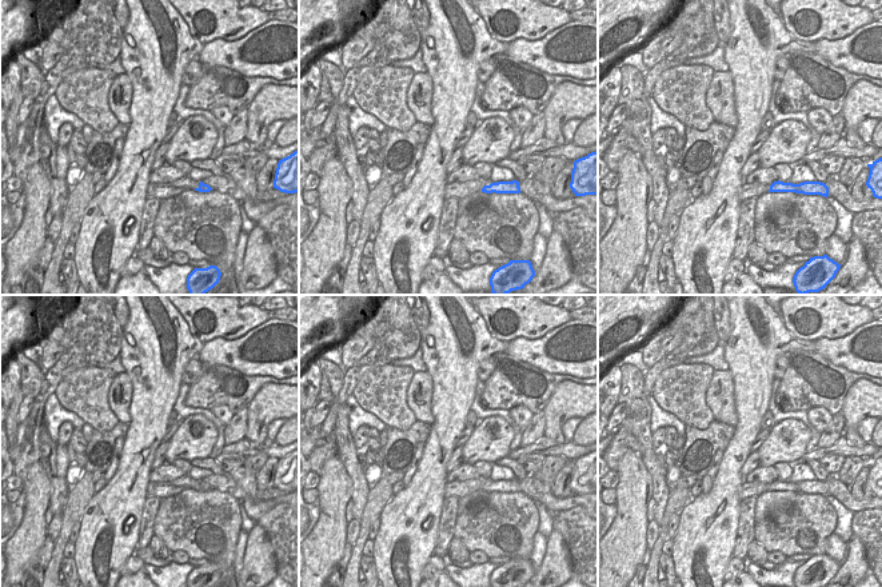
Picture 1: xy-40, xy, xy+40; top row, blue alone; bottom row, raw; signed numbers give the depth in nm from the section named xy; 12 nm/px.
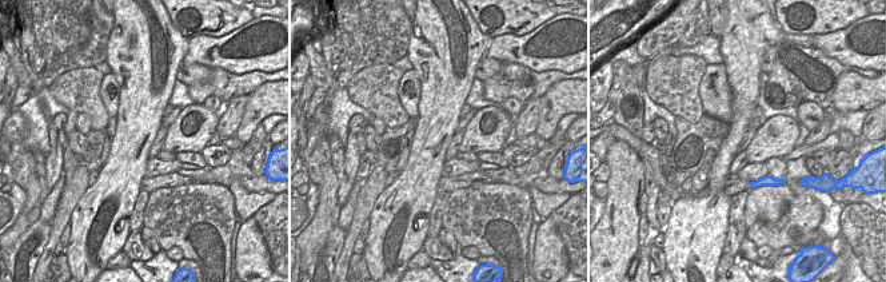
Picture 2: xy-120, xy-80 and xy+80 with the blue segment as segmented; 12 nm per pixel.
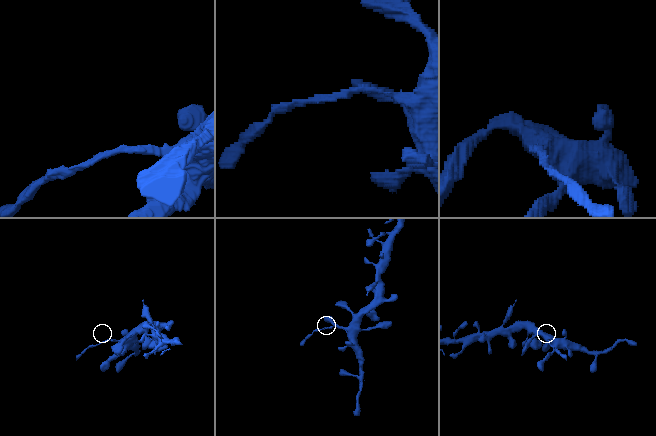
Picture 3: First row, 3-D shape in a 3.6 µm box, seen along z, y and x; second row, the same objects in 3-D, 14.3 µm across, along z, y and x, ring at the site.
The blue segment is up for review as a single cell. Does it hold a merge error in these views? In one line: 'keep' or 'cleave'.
cleave

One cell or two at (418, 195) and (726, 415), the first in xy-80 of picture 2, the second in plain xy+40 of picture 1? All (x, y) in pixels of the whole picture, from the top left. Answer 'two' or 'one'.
two

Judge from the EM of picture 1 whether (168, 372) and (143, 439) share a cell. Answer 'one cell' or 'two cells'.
one cell

